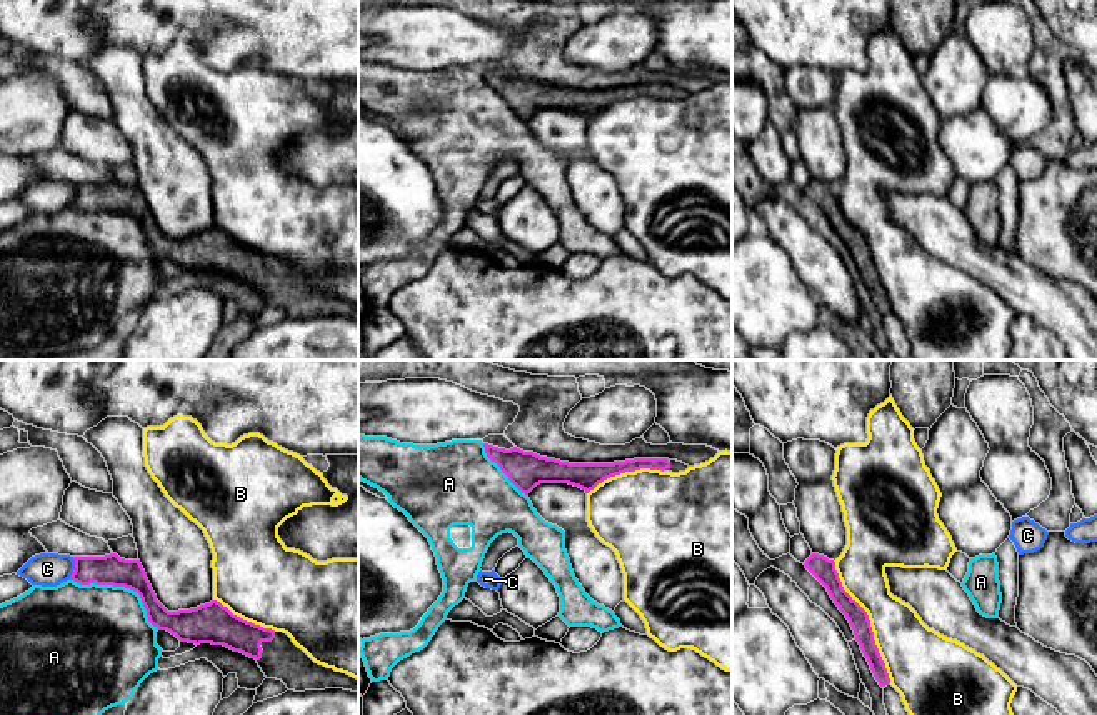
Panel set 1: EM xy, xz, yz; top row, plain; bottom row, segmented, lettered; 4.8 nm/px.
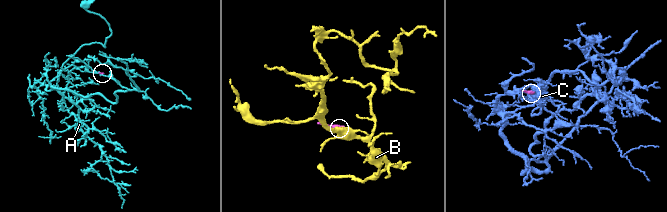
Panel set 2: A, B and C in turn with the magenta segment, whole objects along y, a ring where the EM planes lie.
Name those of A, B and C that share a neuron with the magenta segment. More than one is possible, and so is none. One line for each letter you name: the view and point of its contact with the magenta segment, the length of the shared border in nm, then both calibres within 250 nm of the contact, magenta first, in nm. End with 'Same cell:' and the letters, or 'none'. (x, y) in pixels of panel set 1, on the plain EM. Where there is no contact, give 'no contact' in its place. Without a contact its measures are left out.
Same cell: none

